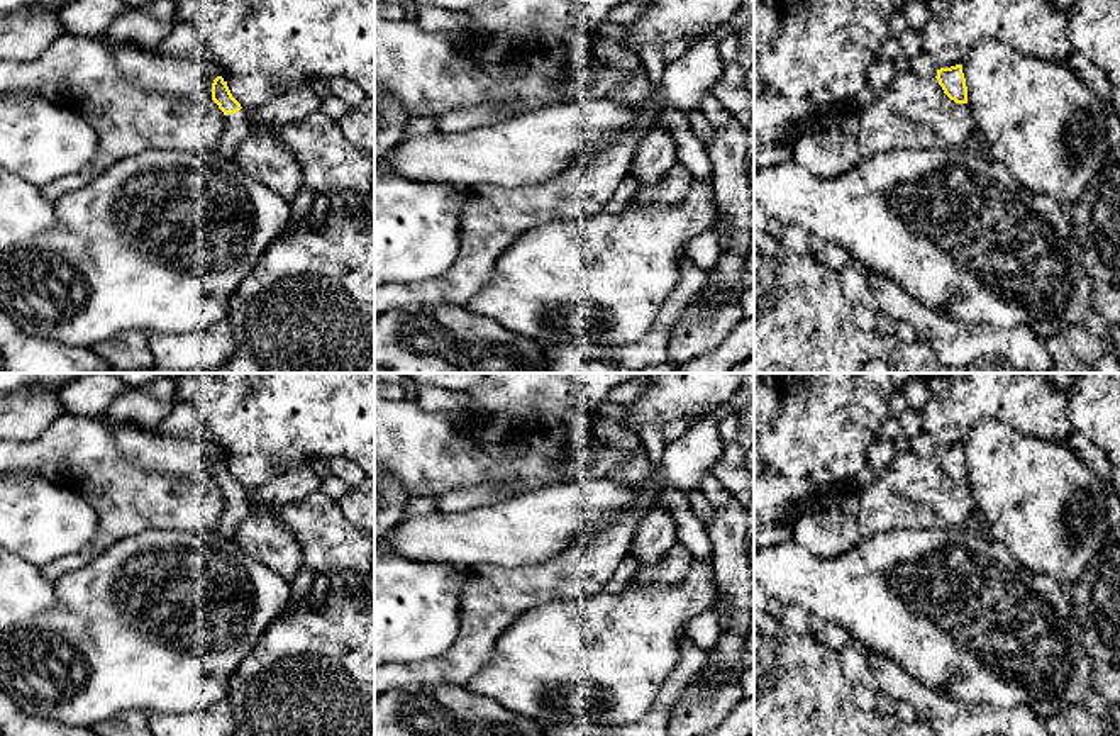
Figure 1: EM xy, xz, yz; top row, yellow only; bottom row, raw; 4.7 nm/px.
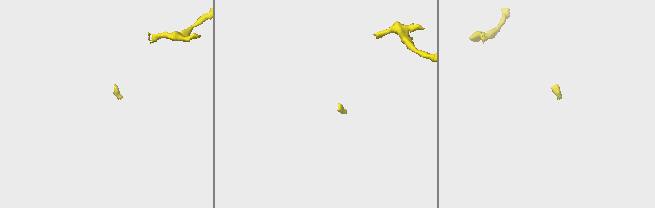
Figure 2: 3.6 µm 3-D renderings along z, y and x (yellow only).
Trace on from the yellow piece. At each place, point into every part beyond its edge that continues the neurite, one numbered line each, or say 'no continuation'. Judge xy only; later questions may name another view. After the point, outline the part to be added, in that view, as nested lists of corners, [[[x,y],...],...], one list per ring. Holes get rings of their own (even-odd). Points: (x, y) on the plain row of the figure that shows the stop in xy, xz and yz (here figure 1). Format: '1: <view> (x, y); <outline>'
1: xy (238, 506); [[[246,490],[225,495],[225,509],[219,519],[217,532],[222,538],[234,539],[236,529],[242,519],[252,512],[252,495]]]

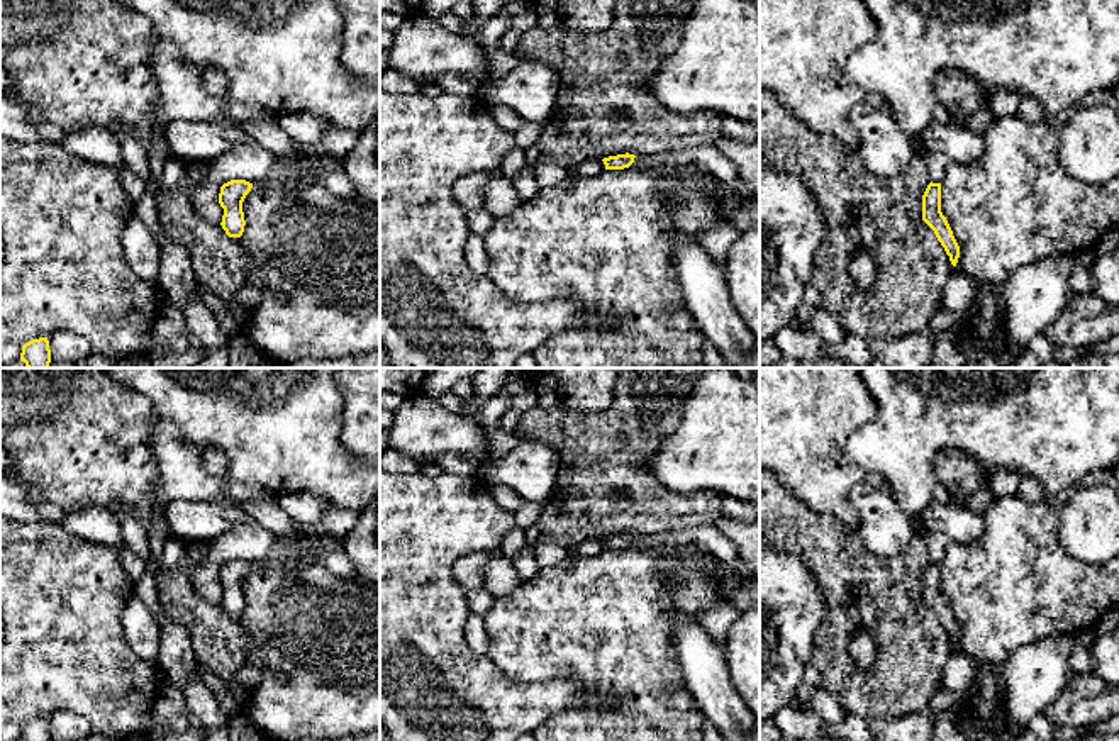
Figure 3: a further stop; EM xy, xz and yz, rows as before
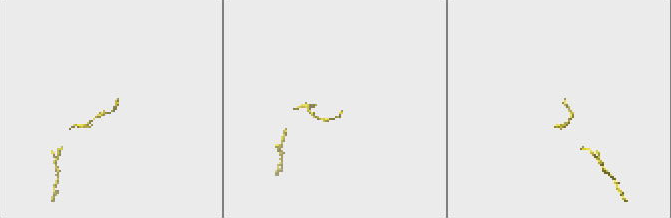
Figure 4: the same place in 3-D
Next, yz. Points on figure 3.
no continuation

